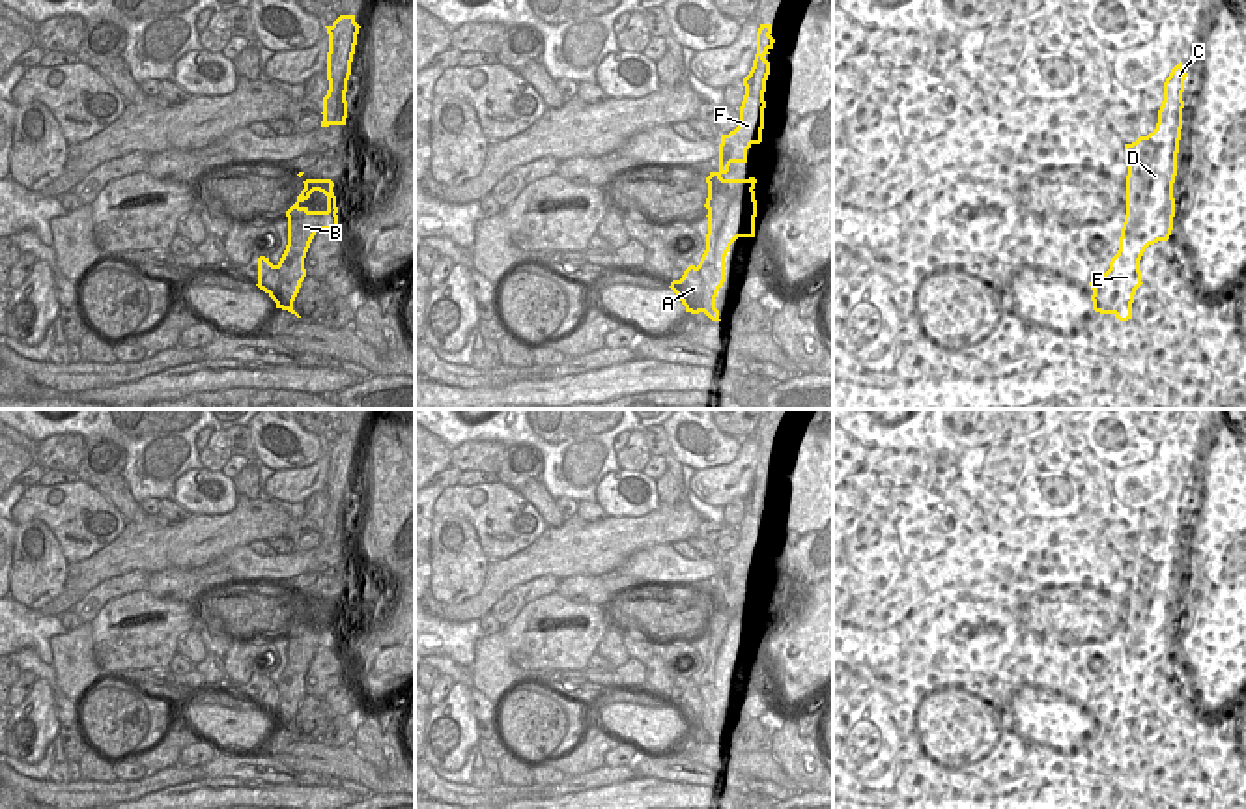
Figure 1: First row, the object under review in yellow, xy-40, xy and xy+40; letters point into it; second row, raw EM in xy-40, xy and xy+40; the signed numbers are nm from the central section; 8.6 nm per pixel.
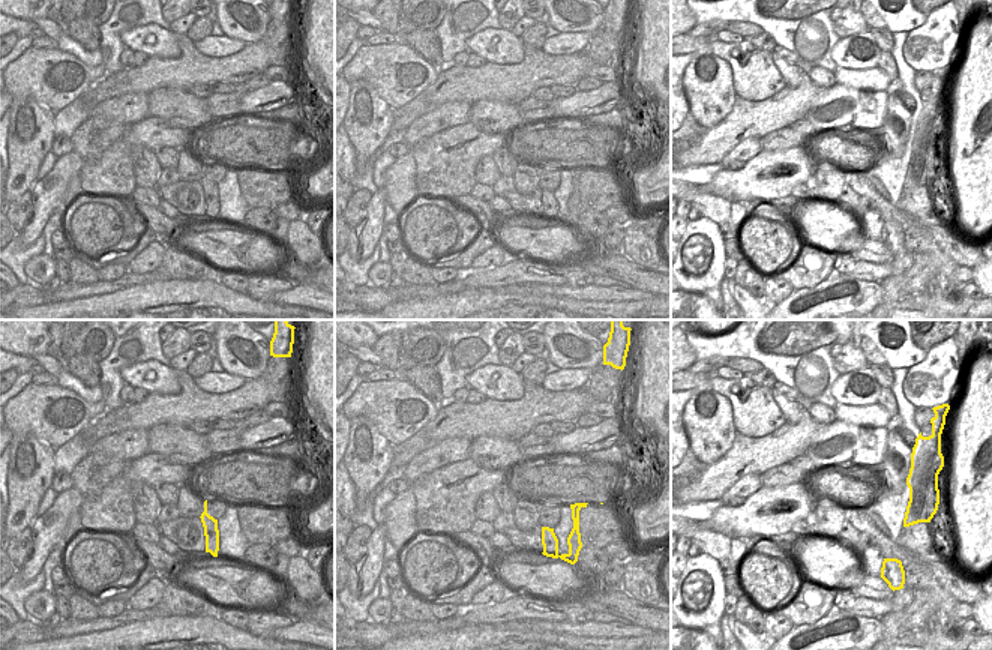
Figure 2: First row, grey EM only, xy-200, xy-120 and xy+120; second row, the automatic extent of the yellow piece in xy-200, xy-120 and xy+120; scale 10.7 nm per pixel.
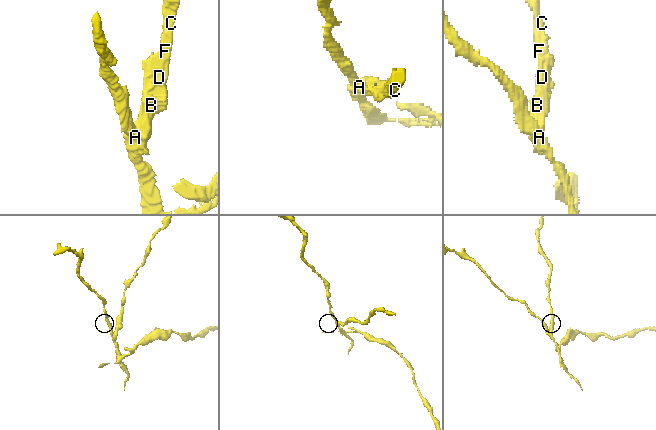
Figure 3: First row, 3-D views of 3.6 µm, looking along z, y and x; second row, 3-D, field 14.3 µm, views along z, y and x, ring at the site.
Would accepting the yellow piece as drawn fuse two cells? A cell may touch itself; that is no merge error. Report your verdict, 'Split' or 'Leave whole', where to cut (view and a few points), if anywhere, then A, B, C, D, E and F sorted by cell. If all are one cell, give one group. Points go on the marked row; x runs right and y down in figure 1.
Split. Split along xy (697, 266), (701, 294), (686, 311). Groups: A / B C D E F.

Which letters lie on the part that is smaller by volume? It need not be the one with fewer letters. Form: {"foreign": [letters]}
{"foreign": ["B", "C", "D", "E", "F"]}

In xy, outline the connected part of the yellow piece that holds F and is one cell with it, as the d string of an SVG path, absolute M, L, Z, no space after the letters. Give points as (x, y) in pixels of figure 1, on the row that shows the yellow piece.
M760 24L757 32L757 54L749 75L743 78L745 95L740 106L740 125L729 135L721 135L719 170L706 177L708 198L708 234L706 250L699 262L702 295L691 314L704 312L712 321L719 319L715 297L725 282L725 256L738 237L755 237L755 177L723 179L732 163L747 163L747 149L762 142L764 129L764 92L770 75L770 62L764 58L773 49L775 39L770 35L772 24Z

